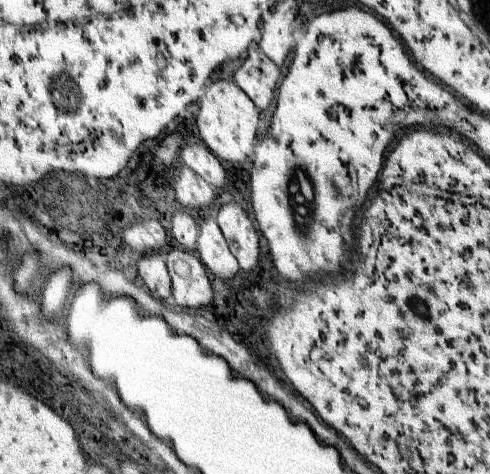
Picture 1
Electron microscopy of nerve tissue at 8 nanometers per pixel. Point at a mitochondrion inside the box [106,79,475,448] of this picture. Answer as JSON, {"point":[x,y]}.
{"point":[300,174]}

